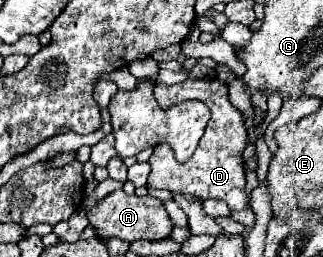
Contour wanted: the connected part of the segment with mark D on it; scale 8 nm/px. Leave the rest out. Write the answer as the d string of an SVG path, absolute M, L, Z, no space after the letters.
M203 78L203 80L185 80L181 84L155 84L155 98L159 102L161 108L169 108L177 102L183 102L183 100L199 100L203 104L207 104L207 108L211 110L211 120L205 128L205 136L201 138L197 150L193 152L193 156L185 162L185 164L179 164L173 156L173 150L171 146L163 144L163 146L157 146L153 150L153 156L149 158L149 164L151 164L151 174L149 174L149 186L153 188L165 188L165 190L171 190L171 192L181 192L181 194L191 194L191 196L197 196L199 200L207 200L207 198L217 198L217 200L225 200L229 204L231 210L245 210L247 204L249 204L249 194L245 190L245 168L243 168L243 150L247 146L247 126L245 126L245 116L229 102L229 92L227 92L227 84L219 82L217 78Z

